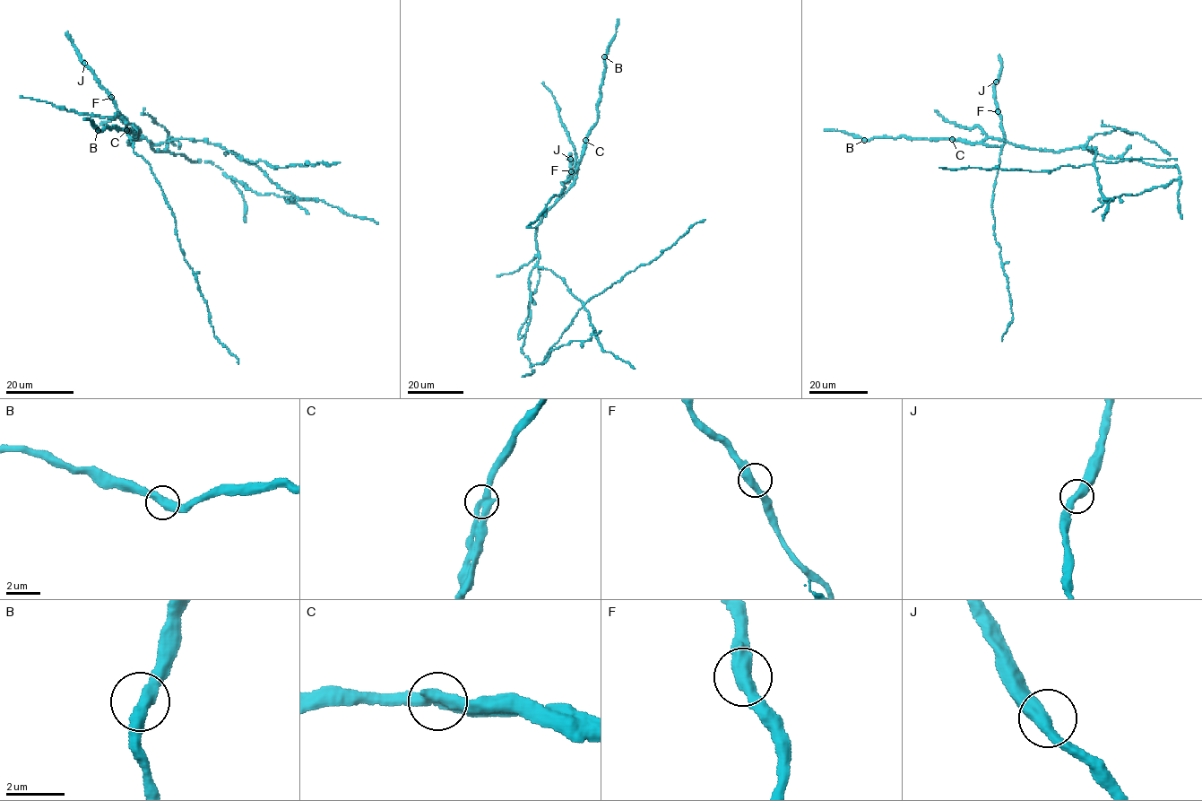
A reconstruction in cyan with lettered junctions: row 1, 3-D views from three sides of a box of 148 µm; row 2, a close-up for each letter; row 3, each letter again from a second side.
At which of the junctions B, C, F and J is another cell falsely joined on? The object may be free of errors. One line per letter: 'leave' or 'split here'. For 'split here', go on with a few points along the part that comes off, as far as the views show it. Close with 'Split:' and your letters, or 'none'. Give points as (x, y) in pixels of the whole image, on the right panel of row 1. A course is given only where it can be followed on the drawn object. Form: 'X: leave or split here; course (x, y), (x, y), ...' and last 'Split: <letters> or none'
B: leave
C: split here; course (952, 139), (999, 138), (1054, 152), (1093, 152), (1089, 146), (1103, 202), (1177, 179), (1181, 218)
F: leave
J: leave
Split: C

